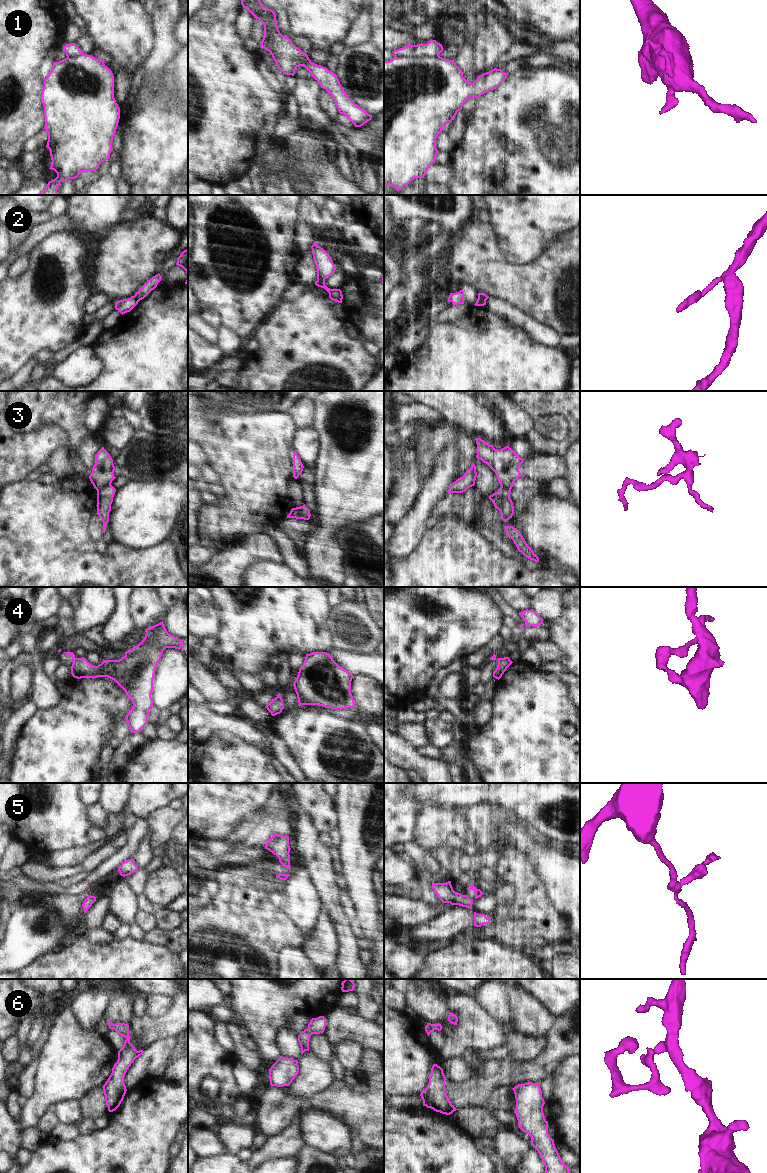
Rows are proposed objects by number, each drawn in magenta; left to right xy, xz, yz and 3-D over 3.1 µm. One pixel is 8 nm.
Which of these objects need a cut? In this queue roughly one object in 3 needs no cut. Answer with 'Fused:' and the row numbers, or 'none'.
Fused: 1, 2, 3, 4, 5

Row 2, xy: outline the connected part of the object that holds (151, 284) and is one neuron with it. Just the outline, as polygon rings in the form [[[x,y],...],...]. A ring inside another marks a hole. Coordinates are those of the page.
[[[158,273],[157,275],[153,276],[150,280],[148,280],[147,283],[144,284],[143,287],[135,293],[134,297],[136,298],[136,300],[140,301],[144,299],[152,290],[154,290],[157,287],[161,279],[162,277]]]

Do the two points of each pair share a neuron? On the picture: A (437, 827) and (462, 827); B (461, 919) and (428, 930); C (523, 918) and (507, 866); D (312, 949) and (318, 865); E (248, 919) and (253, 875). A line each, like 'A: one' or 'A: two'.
A: one
B: one
C: one
D: two
E: one

